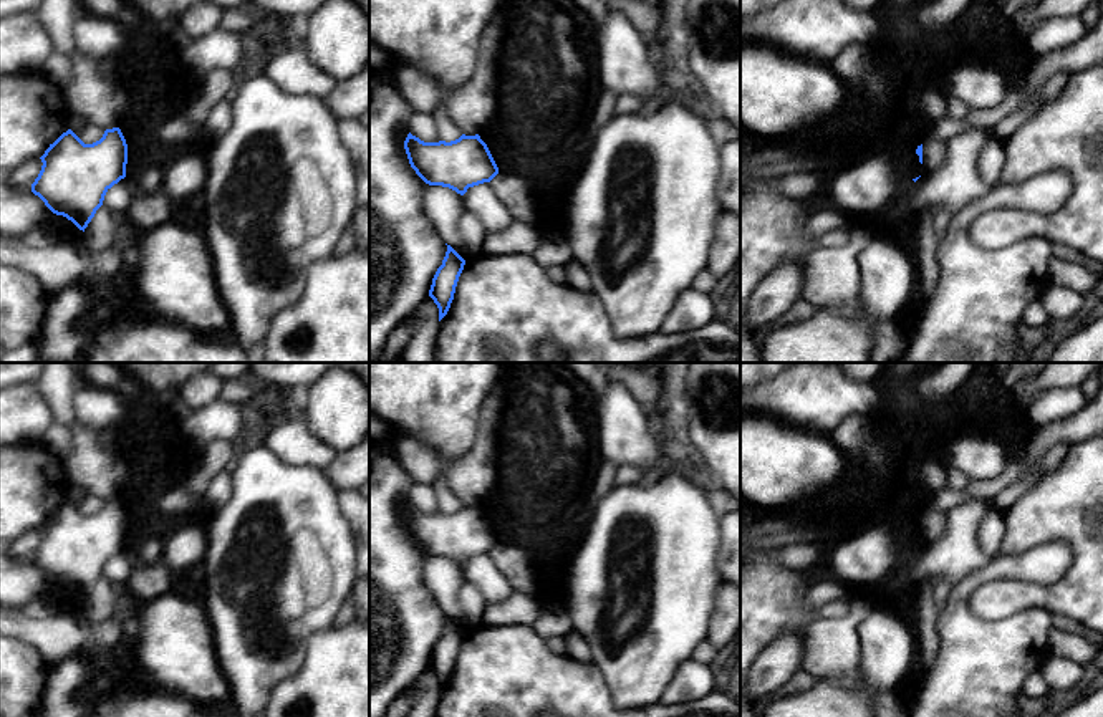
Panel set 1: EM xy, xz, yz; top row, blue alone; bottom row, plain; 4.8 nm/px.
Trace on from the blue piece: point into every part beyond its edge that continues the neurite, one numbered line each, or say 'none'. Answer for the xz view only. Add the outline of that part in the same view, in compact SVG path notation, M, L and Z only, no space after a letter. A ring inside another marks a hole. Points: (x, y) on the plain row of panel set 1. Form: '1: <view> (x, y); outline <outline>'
none

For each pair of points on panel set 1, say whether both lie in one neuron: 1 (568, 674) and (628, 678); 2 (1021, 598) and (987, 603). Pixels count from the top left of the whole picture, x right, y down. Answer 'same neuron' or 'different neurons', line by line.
1: different neurons
2: same neuron

